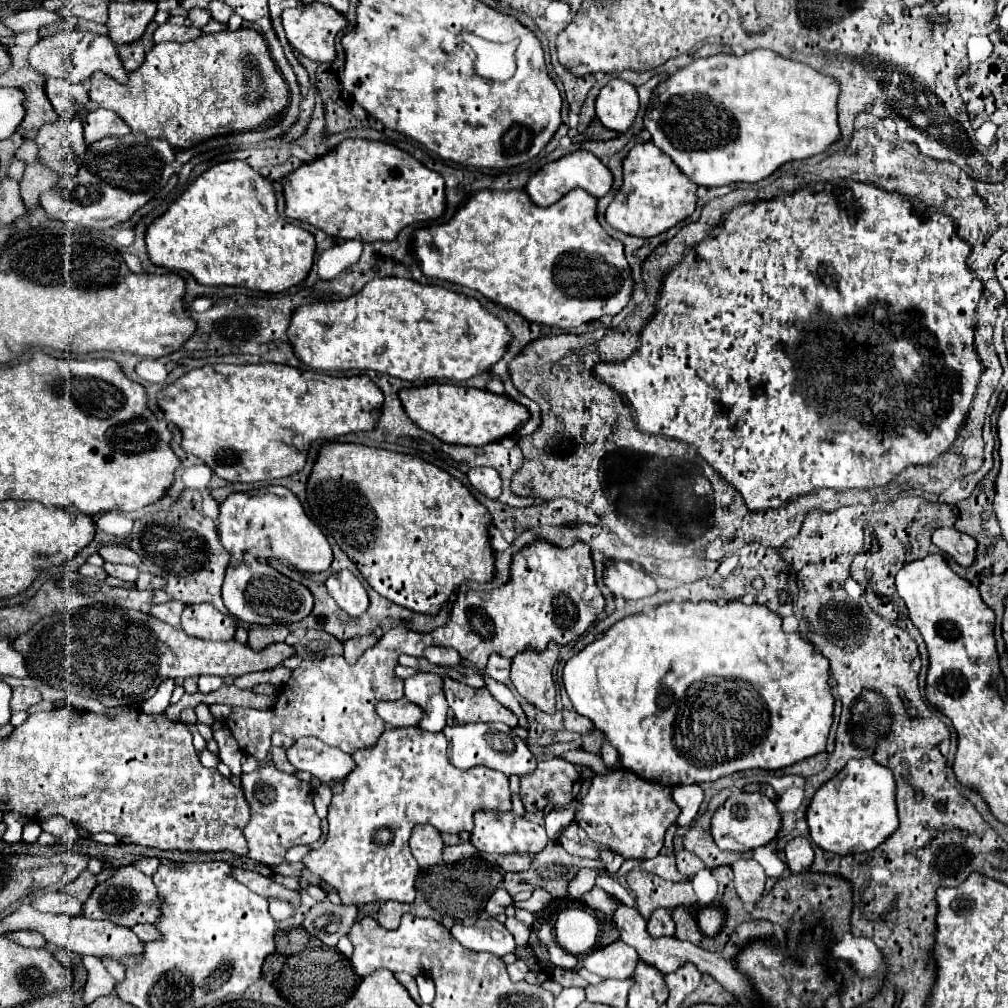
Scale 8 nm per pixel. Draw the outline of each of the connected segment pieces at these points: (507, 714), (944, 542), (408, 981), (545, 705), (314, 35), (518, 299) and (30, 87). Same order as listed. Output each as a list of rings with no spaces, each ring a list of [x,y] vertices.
[[[445,676],[445,694],[449,708],[453,710],[455,718],[463,724],[467,722],[505,722],[509,728],[517,728],[517,716],[499,704],[493,694],[487,688],[471,688],[471,700],[467,694],[467,686],[459,680],[455,680],[455,698],[449,686],[453,680],[451,676]]]
[[[937,528],[933,532],[933,544],[963,568],[969,568],[975,562],[977,542],[969,534],[963,534],[955,528]]]
[[[399,972],[399,974],[395,974],[395,978],[405,986],[405,990],[409,992],[409,996],[417,1002],[417,1004],[421,1004],[421,1000],[419,1000],[419,994],[417,994],[417,984],[415,984],[415,978],[411,976],[411,974],[405,974],[405,972]]]
[[[555,642],[541,652],[523,650],[513,658],[511,682],[517,692],[529,700],[541,712],[555,712],[555,684],[553,684],[553,664],[557,662],[559,648]]]
[[[313,2],[313,4],[299,4],[295,8],[289,8],[283,12],[283,28],[287,34],[289,44],[301,52],[303,56],[307,56],[309,60],[321,64],[321,62],[333,62],[335,58],[335,36],[337,32],[341,32],[347,26],[347,20],[341,12],[333,10],[327,4],[321,2]]]
[[[575,150],[537,170],[525,186],[529,196],[523,190],[473,192],[465,202],[461,202],[449,222],[419,228],[415,232],[413,250],[419,258],[419,268],[427,278],[447,280],[477,290],[495,304],[521,314],[525,320],[545,326],[575,328],[591,320],[601,320],[603,316],[615,316],[631,300],[633,280],[621,242],[611,238],[595,218],[595,198],[605,196],[611,190],[611,184],[613,176],[597,156],[587,150]]]
[[[31,82],[23,88],[23,94],[25,94],[25,110],[27,110],[27,114],[21,122],[23,130],[29,130],[29,128],[39,130],[41,126],[57,120],[57,114],[53,110],[49,98],[45,96],[43,86]]]

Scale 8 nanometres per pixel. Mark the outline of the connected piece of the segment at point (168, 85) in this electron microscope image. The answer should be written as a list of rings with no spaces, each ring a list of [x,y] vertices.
[[[239,28],[235,32],[227,30],[221,34],[205,34],[185,44],[155,44],[145,62],[131,72],[125,88],[107,74],[97,72],[91,78],[91,100],[97,102],[99,108],[117,112],[133,132],[145,132],[149,138],[165,138],[173,148],[191,148],[213,136],[257,128],[287,106],[289,90],[277,72],[265,38],[253,28]]]

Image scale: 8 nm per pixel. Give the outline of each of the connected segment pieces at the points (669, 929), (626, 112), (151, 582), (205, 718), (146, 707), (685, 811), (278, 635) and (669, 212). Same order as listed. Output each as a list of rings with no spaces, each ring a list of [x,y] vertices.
[[[655,910],[651,918],[647,920],[647,932],[653,938],[663,938],[663,936],[673,936],[675,934],[675,924],[671,920],[671,914],[667,910]]]
[[[611,80],[595,98],[595,114],[601,124],[613,132],[625,132],[639,110],[635,86],[625,80]]]
[[[141,574],[135,584],[137,584],[137,590],[159,590],[159,588],[163,588],[163,584],[161,582],[157,584],[157,582],[159,582],[157,576],[153,576],[153,574]]]
[[[199,704],[199,706],[195,708],[195,712],[197,712],[197,722],[201,722],[201,724],[213,726],[213,724],[217,722],[217,718],[211,714],[211,710],[209,710],[207,704]]]
[[[173,680],[163,682],[163,684],[159,686],[159,690],[157,690],[155,696],[151,696],[151,698],[147,698],[145,702],[139,704],[139,710],[143,710],[145,714],[153,714],[153,712],[161,712],[161,714],[163,714],[165,708],[169,706],[173,688],[175,688],[175,682],[173,682]]]
[[[677,786],[677,788],[673,788],[673,800],[681,808],[681,814],[675,820],[675,824],[679,828],[683,828],[695,820],[699,806],[703,802],[703,790],[699,786]]]
[[[255,626],[249,630],[249,646],[253,650],[263,650],[265,646],[273,642],[283,642],[287,638],[289,630],[277,630],[277,628],[265,628],[265,626]]]
[[[651,142],[635,144],[623,160],[623,184],[605,212],[607,224],[613,228],[639,236],[653,238],[667,232],[677,222],[693,214],[697,204],[697,184],[689,182],[667,154],[657,150]]]

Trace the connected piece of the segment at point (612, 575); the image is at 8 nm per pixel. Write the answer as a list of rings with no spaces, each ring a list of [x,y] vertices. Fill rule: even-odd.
[[[607,562],[603,582],[615,596],[623,596],[625,600],[641,600],[657,592],[655,580],[629,562]]]

